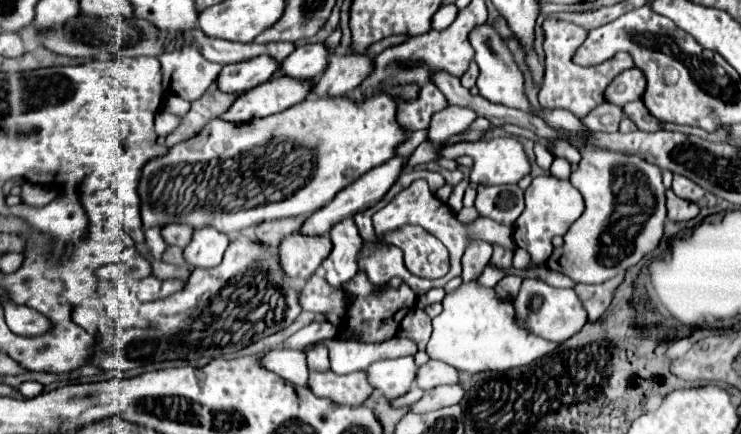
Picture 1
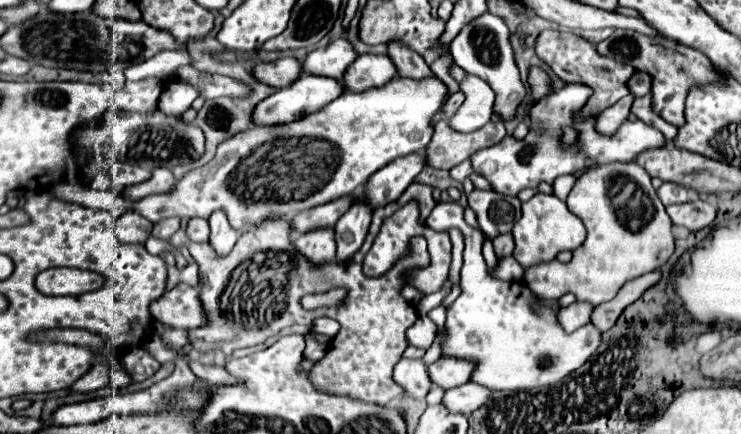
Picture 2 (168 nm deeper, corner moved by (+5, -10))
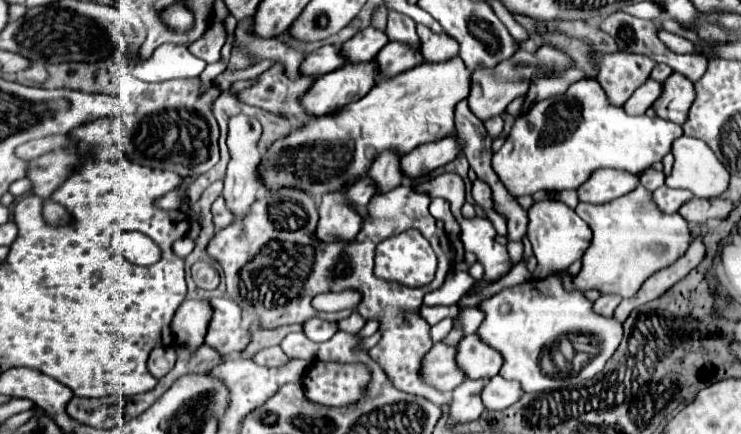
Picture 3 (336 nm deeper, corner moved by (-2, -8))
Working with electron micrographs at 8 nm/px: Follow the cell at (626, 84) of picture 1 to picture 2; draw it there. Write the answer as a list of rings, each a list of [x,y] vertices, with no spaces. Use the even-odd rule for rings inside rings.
[[[635,72],[629,80],[629,90],[635,96],[645,96],[651,90],[651,76],[645,72]]]

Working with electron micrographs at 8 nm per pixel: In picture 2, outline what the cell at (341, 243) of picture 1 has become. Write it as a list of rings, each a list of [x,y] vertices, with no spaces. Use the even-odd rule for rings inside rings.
[[[359,194],[359,200],[335,224],[337,260],[347,260],[347,256],[353,256],[361,248],[371,224],[371,216],[373,208]]]

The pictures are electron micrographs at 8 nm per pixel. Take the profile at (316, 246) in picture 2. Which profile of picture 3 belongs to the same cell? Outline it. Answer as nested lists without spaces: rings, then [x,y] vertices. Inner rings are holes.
[[[344,192],[324,194],[318,206],[318,230],[316,238],[322,242],[338,242],[338,240],[354,240],[360,232],[360,216],[356,208],[352,208],[344,200]]]

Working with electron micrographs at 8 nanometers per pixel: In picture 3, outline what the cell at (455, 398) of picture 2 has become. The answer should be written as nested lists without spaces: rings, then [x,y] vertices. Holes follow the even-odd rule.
[[[494,376],[486,382],[486,386],[480,392],[482,404],[488,410],[504,410],[512,406],[522,396],[522,388],[518,382],[508,382],[500,376]]]

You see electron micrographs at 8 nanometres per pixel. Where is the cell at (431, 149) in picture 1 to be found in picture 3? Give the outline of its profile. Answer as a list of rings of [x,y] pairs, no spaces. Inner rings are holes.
[[[500,116],[490,118],[490,120],[486,122],[486,132],[490,134],[490,138],[498,138],[498,136],[502,134],[502,128],[504,128],[504,120],[502,120]]]

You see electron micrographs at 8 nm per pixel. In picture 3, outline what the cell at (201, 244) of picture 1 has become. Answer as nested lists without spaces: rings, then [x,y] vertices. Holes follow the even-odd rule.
[[[238,114],[234,118],[230,118],[230,130],[228,130],[228,146],[230,146],[230,166],[226,170],[226,178],[224,178],[224,188],[222,188],[222,196],[226,200],[226,206],[230,206],[230,212],[234,214],[234,222],[246,218],[246,214],[250,212],[250,206],[256,200],[258,188],[260,188],[260,180],[256,174],[256,166],[260,162],[260,152],[256,148],[256,142],[262,134],[262,126],[256,118]]]

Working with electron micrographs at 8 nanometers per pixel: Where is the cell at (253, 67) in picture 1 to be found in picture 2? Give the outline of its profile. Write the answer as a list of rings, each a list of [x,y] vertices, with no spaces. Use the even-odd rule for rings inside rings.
[[[279,58],[277,62],[271,62],[271,64],[259,64],[253,70],[253,74],[255,78],[259,78],[269,86],[285,88],[303,74],[303,64],[297,58]]]

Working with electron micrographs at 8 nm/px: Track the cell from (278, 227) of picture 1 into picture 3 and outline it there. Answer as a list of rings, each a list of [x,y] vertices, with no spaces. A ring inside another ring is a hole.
[[[364,176],[360,182],[348,186],[344,196],[354,208],[356,206],[366,206],[370,202],[370,198],[374,196],[374,184],[372,184],[372,180],[368,176]]]

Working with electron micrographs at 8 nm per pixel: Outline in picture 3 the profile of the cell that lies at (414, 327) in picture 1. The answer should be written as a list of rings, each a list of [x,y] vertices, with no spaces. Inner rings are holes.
[[[444,318],[444,320],[440,320],[438,324],[434,324],[432,328],[430,328],[430,338],[432,338],[432,342],[440,342],[442,338],[446,338],[446,334],[452,330],[452,318]]]

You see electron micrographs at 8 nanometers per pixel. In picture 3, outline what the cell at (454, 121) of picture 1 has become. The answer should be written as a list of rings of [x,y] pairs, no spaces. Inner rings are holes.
[[[540,46],[540,50],[536,54],[530,54],[526,50],[518,50],[512,58],[500,62],[496,68],[492,70],[476,70],[470,76],[472,88],[470,88],[470,96],[468,96],[468,104],[474,116],[478,116],[480,122],[486,122],[494,116],[500,116],[506,106],[518,98],[524,96],[528,92],[528,82],[530,82],[530,74],[536,72],[538,68],[546,68],[546,70],[566,70],[570,68],[572,62],[568,56],[564,56],[562,52],[554,50],[552,46]]]

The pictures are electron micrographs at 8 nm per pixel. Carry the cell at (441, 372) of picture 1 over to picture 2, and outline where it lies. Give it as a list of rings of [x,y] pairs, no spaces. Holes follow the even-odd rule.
[[[445,356],[445,358],[439,358],[435,364],[431,364],[429,372],[431,372],[433,384],[449,390],[471,380],[471,374],[475,372],[475,362],[465,358]]]

